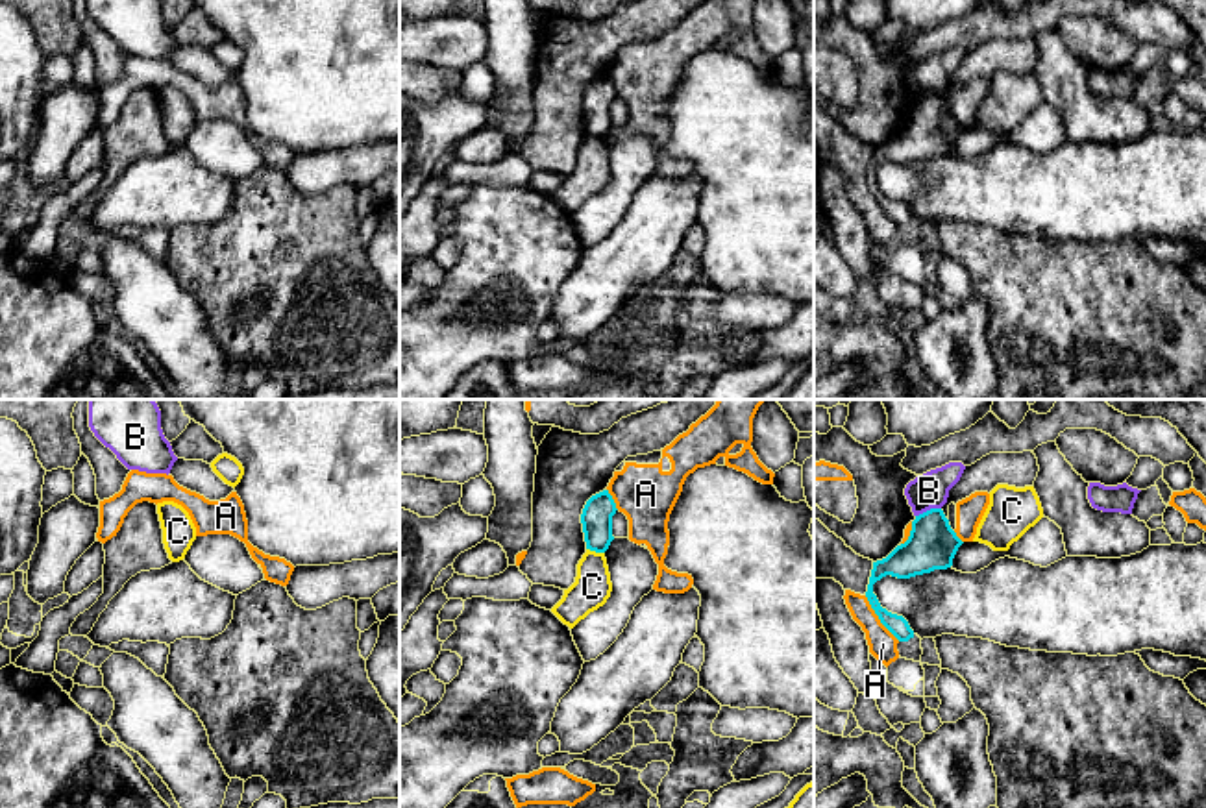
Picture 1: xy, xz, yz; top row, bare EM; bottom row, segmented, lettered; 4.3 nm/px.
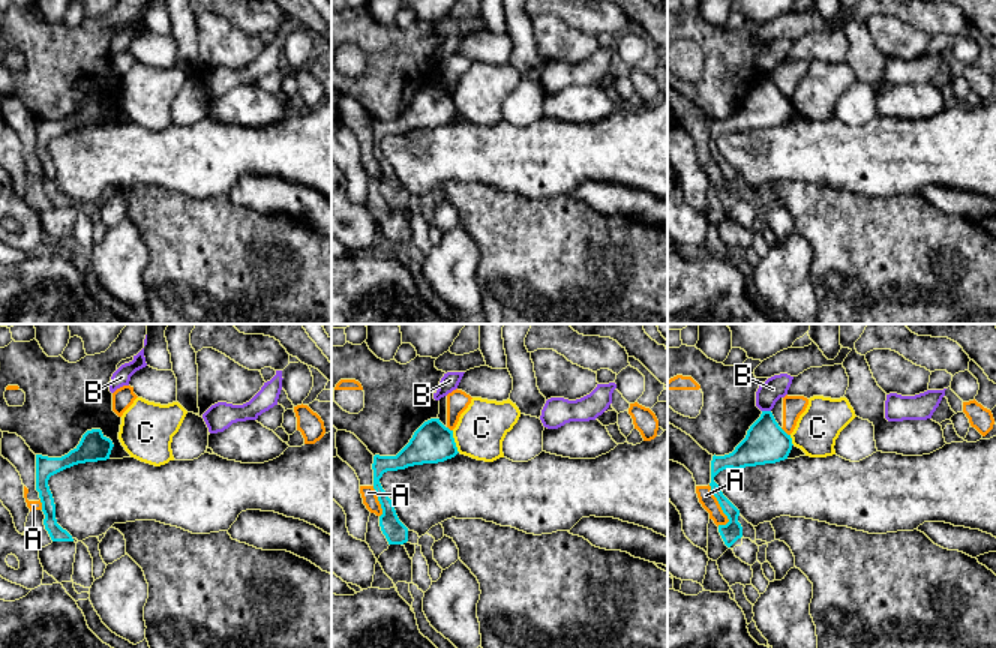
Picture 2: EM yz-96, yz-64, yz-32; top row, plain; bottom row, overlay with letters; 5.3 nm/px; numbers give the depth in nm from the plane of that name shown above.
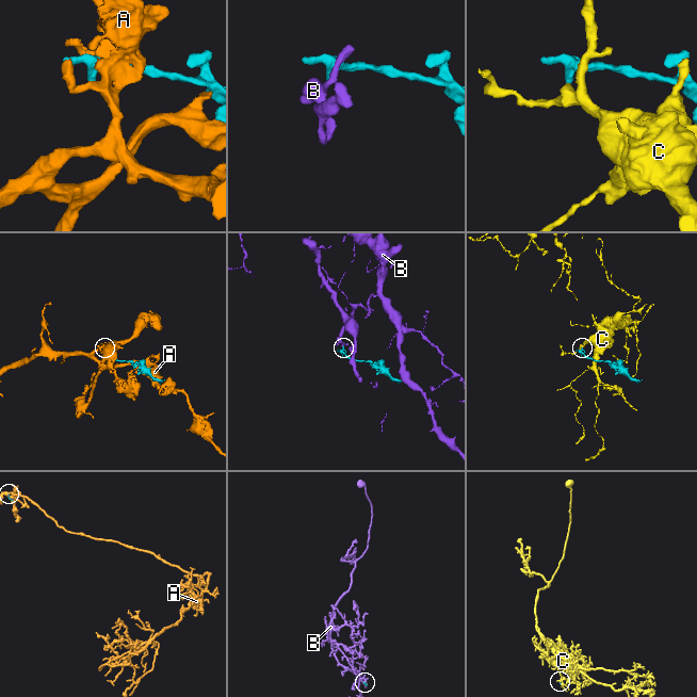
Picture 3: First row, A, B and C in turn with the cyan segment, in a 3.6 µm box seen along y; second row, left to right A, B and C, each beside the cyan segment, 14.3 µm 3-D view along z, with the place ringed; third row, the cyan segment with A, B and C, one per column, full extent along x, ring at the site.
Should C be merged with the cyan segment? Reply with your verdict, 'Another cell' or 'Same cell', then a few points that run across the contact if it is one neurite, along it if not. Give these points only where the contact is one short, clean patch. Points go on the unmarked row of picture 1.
Another cell. Line: xz (587, 134), (603, 139)

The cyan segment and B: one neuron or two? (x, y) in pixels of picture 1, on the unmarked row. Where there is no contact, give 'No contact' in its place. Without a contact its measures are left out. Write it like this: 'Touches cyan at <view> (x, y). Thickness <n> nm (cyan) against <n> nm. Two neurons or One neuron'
Touches cyan at yz (927, 97). Thickness 220 nm (cyan) against 160 nm. Two neurons

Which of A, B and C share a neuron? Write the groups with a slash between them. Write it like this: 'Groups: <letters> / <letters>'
Groups: A / B / C

